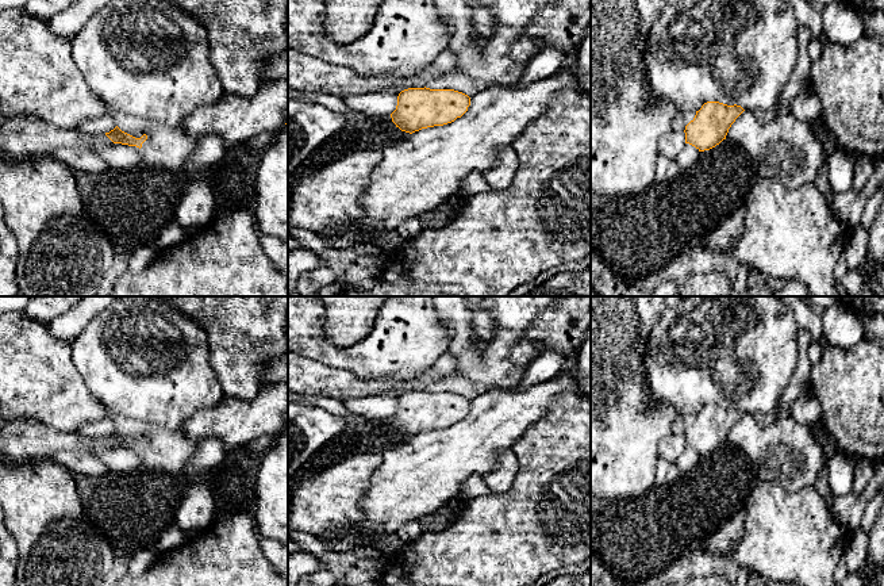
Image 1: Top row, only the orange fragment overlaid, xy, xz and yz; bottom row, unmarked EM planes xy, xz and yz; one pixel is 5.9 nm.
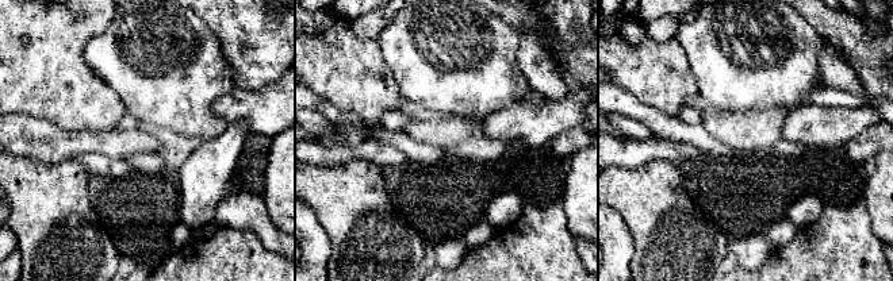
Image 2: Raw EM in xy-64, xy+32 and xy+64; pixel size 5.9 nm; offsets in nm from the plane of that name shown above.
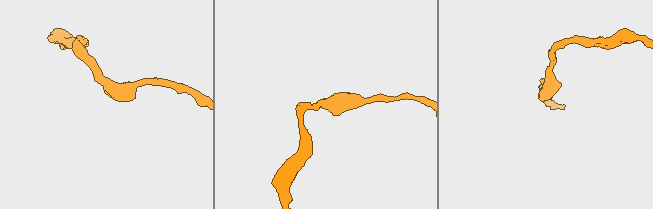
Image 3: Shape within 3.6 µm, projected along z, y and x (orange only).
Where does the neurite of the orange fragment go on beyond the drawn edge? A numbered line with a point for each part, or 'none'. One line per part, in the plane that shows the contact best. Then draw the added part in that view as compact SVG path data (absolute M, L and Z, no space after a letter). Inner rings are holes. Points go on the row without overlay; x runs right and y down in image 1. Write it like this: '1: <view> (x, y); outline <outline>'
none

